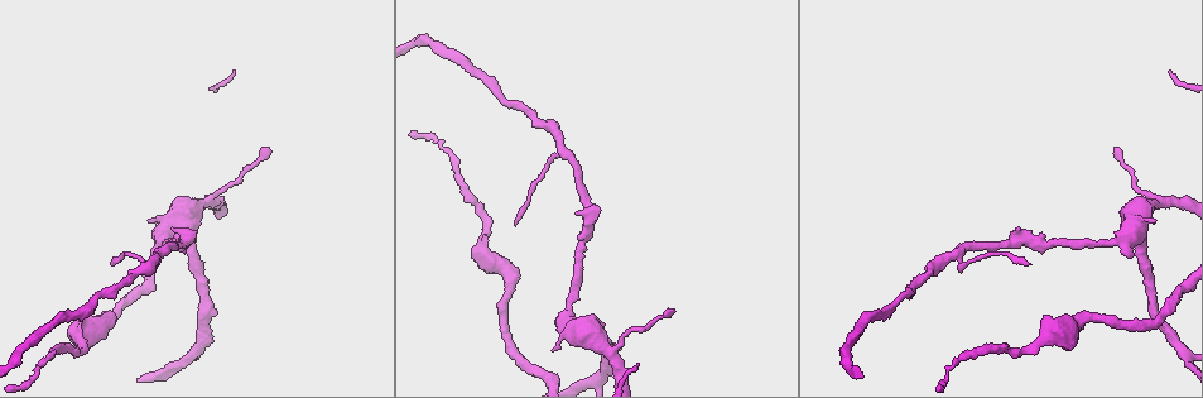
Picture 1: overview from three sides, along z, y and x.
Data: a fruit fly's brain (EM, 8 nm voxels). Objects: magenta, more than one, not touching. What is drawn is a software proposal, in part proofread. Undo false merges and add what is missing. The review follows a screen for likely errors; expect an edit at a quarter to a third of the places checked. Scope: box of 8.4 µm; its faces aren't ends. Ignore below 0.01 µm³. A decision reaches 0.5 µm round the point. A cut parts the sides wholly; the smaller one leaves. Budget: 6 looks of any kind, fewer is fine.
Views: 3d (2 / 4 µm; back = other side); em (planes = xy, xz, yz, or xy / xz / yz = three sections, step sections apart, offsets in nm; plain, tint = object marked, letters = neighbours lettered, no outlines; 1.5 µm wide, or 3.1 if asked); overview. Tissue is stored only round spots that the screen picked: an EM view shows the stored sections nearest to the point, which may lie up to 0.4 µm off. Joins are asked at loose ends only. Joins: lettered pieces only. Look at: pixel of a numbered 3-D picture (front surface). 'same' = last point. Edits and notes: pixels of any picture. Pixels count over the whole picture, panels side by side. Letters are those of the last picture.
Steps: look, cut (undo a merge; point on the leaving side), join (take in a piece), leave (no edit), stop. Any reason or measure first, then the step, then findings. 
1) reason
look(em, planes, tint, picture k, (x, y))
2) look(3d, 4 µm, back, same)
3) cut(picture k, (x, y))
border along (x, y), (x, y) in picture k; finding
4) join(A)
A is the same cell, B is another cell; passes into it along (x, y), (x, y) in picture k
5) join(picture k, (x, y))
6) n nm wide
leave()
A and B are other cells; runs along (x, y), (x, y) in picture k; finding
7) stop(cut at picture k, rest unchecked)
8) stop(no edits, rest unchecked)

thick turns thin
look(3d, 2 µm, picture 1, (1104, 243))

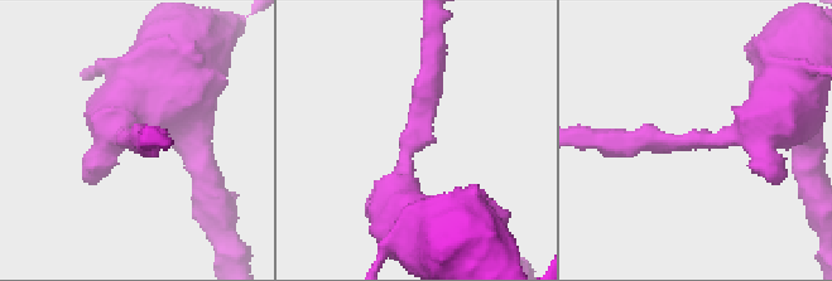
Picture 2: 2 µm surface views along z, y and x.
look(em, planes, letters, picture 2, (417, 137))

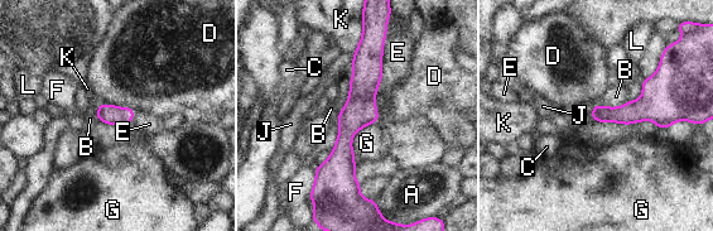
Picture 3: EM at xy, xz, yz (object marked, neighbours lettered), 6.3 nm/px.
leave()
A, B, C, D, E, F, G, J, K and L are other cells; runs along (371, 41), (345, 135), (351, 191) in picture 3; one neuron here

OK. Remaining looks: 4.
sudden change in width
look(em, xy, step 4, letters, picture 1, (103, 321))

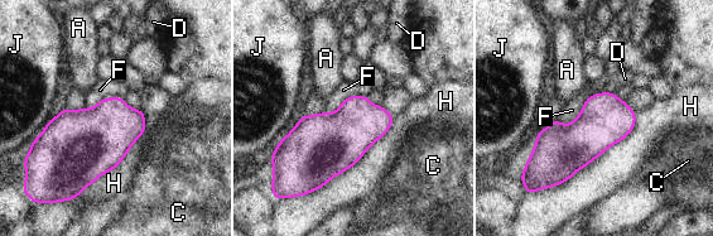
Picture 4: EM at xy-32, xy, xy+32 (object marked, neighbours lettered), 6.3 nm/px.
leave()
A, C, D, F, H and J are other cells; continuous, no second neuron

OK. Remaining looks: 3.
sharp bend
look(3d, 2 µm, picture 1, (163, 255))

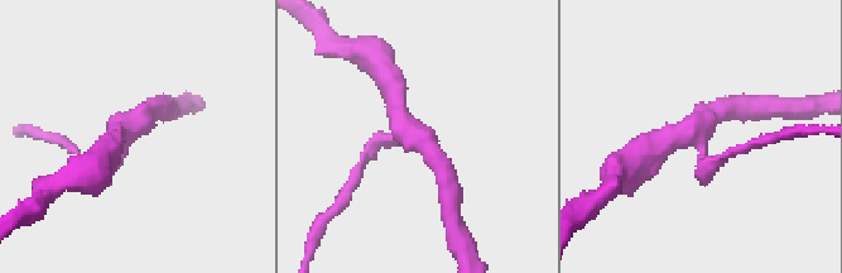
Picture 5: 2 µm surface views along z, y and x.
now the EM
look(em, planes, letters, picture 5, (693, 127))

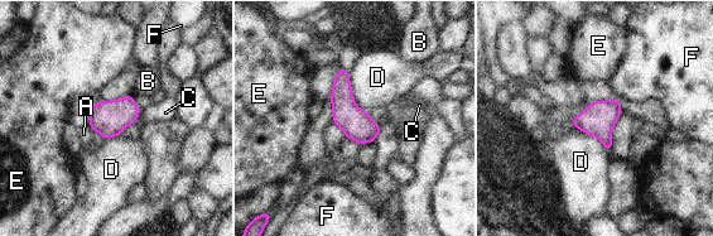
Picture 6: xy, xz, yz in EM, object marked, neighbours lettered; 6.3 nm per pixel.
D touches over 340 nm
leave()
A, B, C, D, E and F are other cells; border along (571, 118), (607, 153) in picture 6; one neuron here

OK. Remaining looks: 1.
stop(no edits, rest unchecked)

